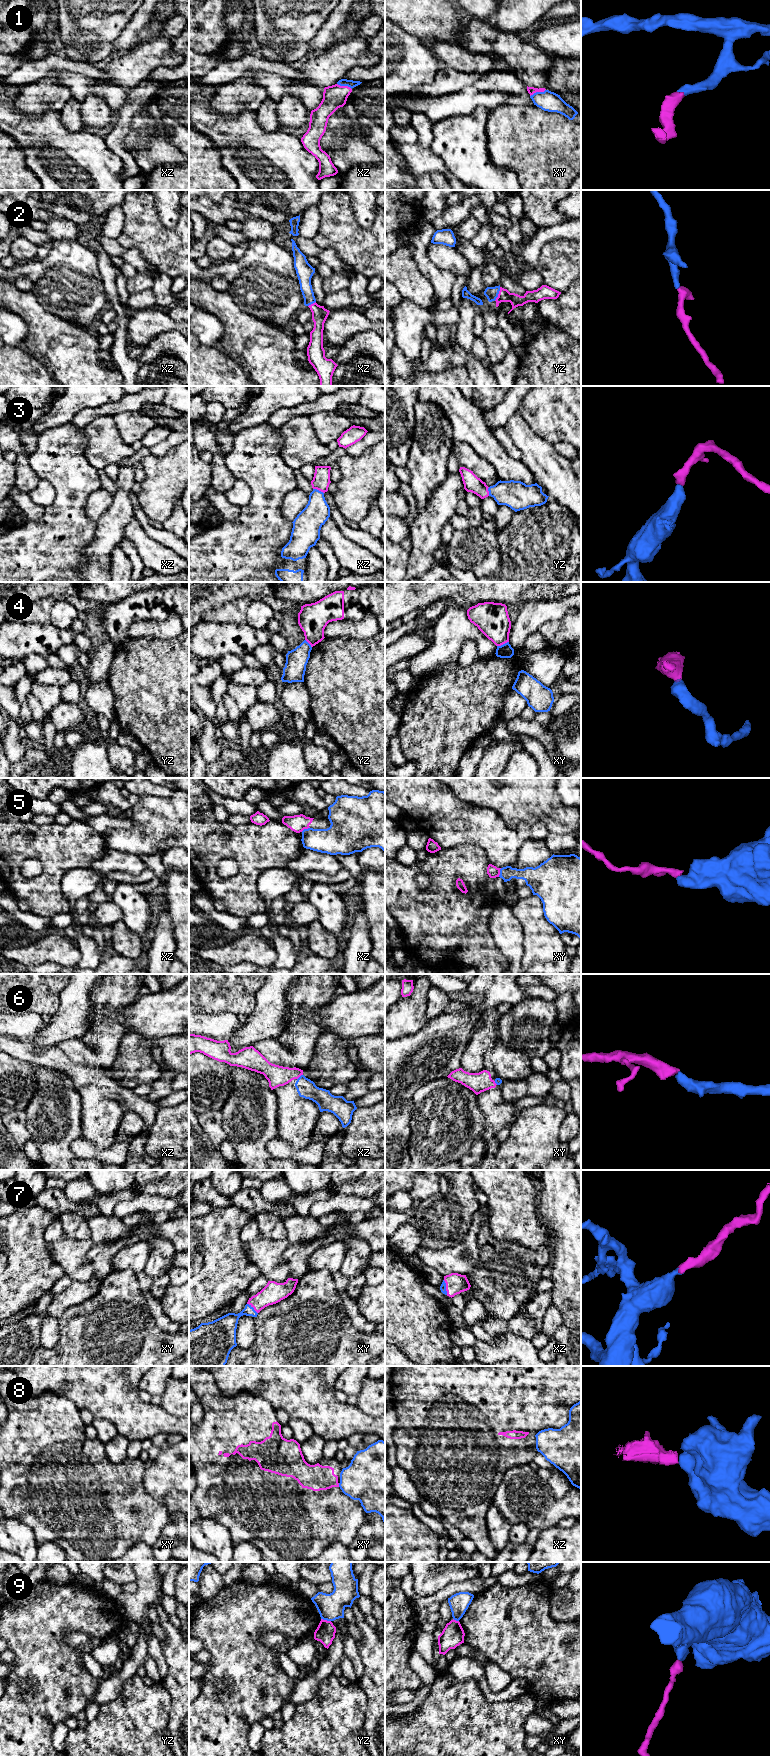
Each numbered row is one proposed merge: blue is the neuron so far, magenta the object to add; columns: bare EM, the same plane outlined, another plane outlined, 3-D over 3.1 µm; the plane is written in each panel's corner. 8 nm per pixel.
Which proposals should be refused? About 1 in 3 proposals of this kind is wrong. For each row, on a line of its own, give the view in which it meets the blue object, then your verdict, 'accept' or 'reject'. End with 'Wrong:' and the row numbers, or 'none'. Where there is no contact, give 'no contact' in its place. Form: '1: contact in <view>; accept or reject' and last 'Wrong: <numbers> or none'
1: contact in xy; accept
2: contact in yz; accept
3: contact in xz; accept
4: contact in xy; reject
5: contact in xy; reject
6: contact in xz; accept
7: contact in xz; accept
8: contact in xy; reject
9: contact in yz; reject
Wrong: 4, 5, 8, 9

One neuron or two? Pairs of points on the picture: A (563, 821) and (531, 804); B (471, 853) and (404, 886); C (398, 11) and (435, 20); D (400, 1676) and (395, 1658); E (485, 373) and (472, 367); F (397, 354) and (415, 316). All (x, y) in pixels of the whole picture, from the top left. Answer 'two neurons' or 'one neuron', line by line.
A: one neuron
B: one neuron
C: one neuron
D: one neuron
E: one neuron
F: two neurons

